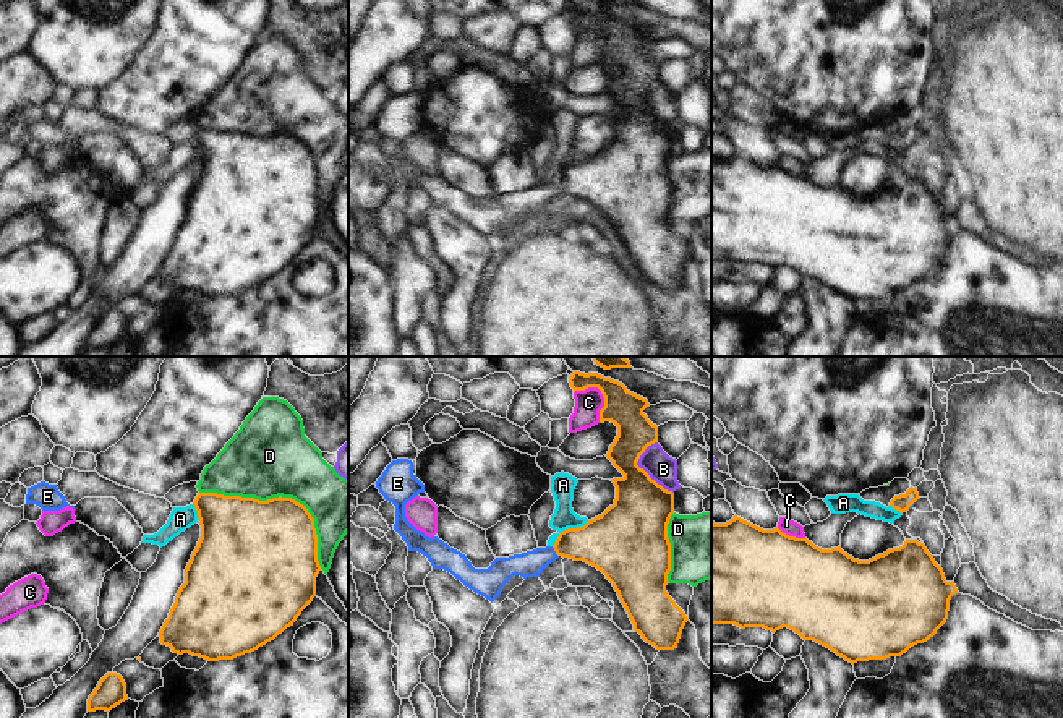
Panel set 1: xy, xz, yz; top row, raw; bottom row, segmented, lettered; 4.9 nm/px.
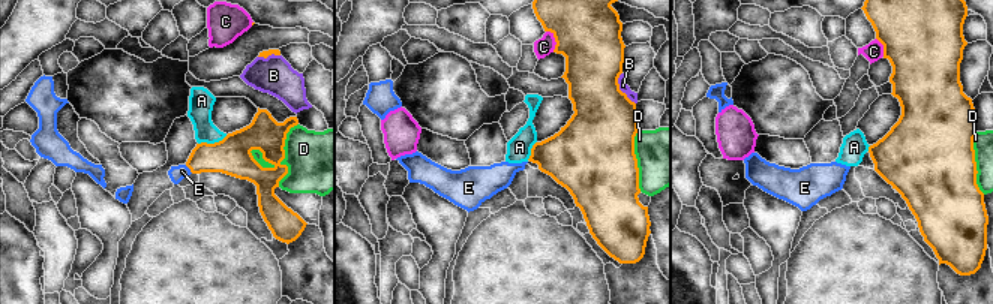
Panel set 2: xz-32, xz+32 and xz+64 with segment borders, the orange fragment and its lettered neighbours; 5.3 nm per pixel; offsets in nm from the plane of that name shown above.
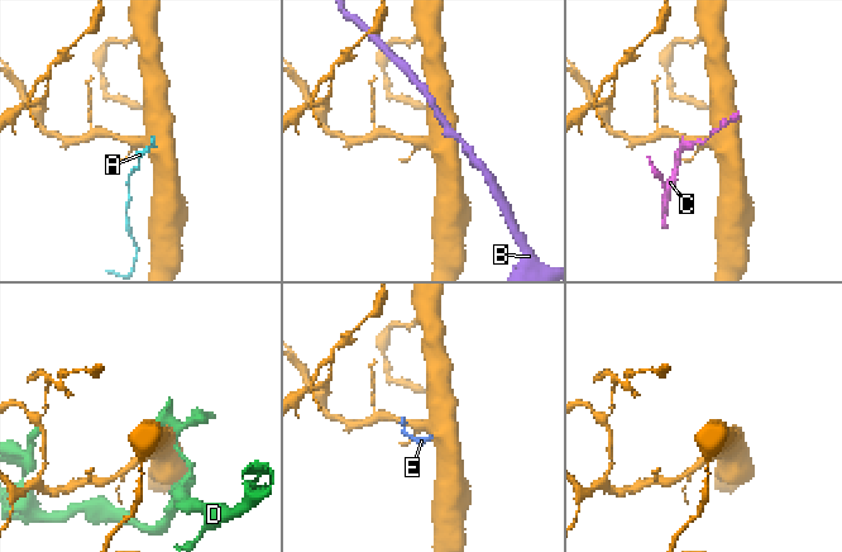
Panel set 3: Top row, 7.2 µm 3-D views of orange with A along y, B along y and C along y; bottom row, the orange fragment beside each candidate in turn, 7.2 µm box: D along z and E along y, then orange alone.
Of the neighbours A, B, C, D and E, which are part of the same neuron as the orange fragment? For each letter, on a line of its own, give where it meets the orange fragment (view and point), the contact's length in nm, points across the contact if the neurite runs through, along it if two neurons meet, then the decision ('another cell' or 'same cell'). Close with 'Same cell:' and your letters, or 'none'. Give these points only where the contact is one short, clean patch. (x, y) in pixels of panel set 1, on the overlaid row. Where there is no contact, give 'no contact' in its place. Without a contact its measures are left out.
A: xz (567, 529) | 220 nm | along xz (589, 521), (582, 525), (564, 529), (551, 545) | another cell
B: xz (644, 470) | 280 nm | along xz (655, 441), (645, 449), (637, 464), (673, 493) | another cell
C: xz (601, 393) | 200 nm | another cell
D: xy (281, 496) | 700 nm | another cell
E: xz (554, 550) | 70 nm | across xz (603, 542), (569, 543), (554, 550), (532, 563) | same cell
Same cell: E

